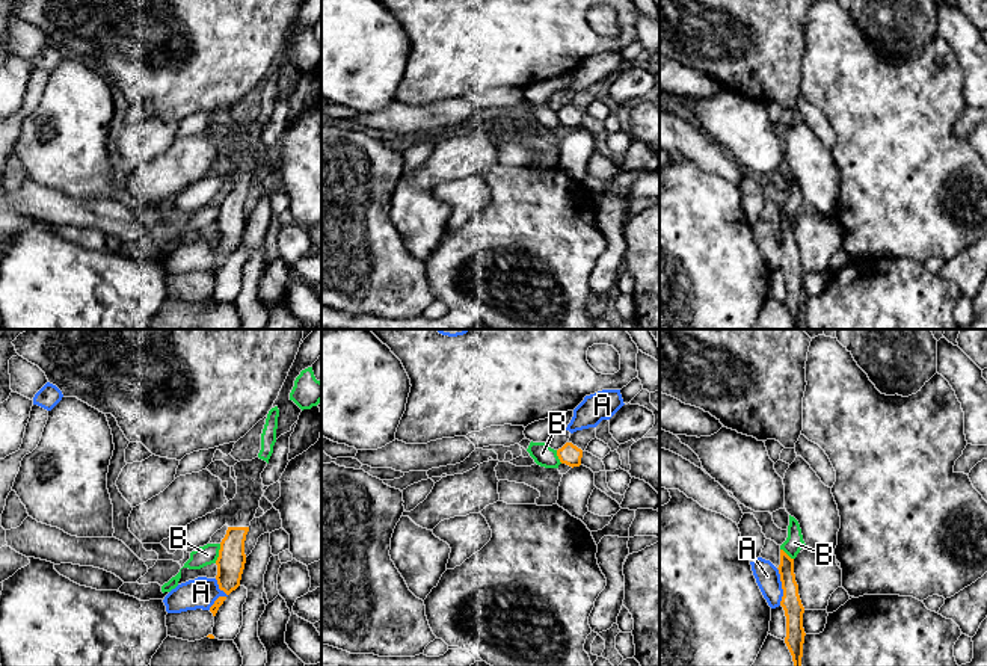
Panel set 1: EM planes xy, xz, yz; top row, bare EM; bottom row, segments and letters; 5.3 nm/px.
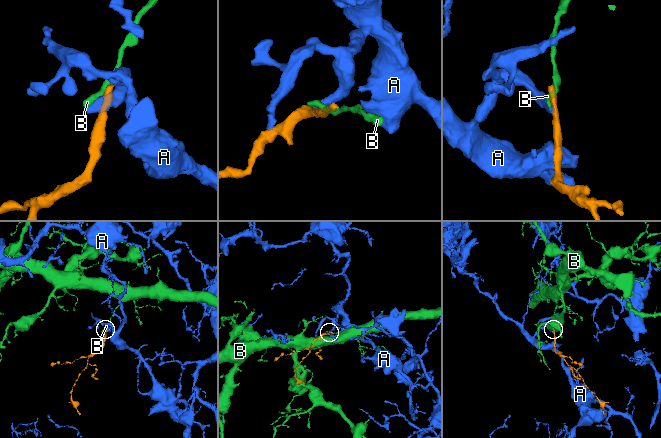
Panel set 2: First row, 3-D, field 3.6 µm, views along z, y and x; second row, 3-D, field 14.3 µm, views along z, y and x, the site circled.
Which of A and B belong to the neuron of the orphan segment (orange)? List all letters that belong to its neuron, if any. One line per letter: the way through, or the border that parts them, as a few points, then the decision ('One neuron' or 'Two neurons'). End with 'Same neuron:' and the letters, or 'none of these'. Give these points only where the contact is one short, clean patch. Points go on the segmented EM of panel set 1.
A: Boundary: xy (216, 579), (218, 586), (225, 594), (209, 609). Two neurons
B: Boundary: xy (221, 544), (215, 562). Two neurons
Same neuron: none of these

